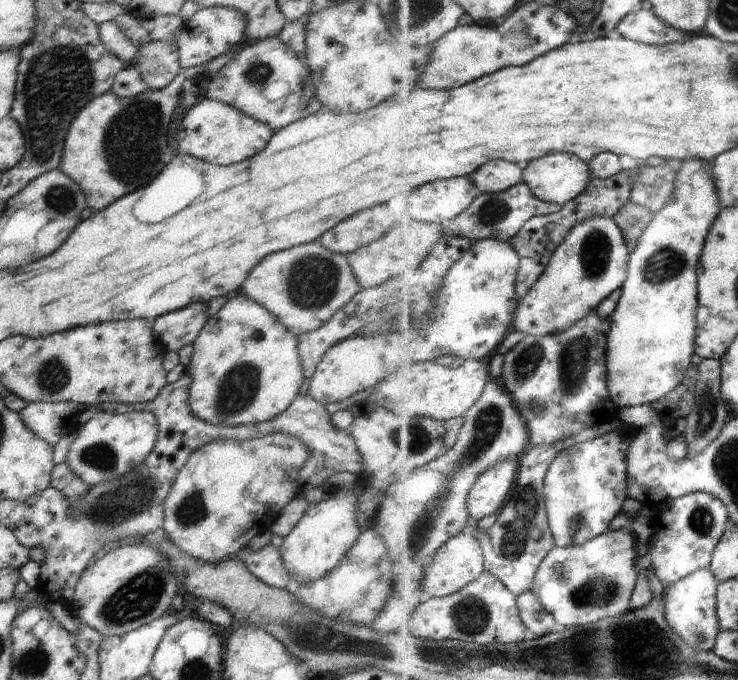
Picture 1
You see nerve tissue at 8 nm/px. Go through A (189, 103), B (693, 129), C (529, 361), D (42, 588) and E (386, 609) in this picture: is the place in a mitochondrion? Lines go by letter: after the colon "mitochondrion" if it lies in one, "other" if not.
A: other
B: other
C: mitochondrion
D: other
E: other

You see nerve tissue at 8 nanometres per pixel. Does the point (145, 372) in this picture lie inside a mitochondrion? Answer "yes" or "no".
no

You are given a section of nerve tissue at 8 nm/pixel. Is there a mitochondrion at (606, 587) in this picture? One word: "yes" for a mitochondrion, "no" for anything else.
yes

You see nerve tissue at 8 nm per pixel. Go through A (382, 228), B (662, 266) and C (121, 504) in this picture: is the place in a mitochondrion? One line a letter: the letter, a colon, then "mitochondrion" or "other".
A: other
B: mitochondrion
C: mitochondrion

